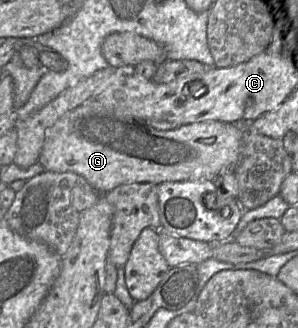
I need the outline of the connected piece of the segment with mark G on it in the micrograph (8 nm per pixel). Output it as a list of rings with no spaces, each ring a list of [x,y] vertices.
[[[88,100],[67,112],[47,130],[38,158],[44,171],[74,172],[82,176],[100,194],[131,183],[213,180],[222,169],[235,169],[242,147],[243,130],[231,122],[208,120],[182,125],[173,130],[157,130],[147,121],[134,117],[120,108],[104,106]]]

